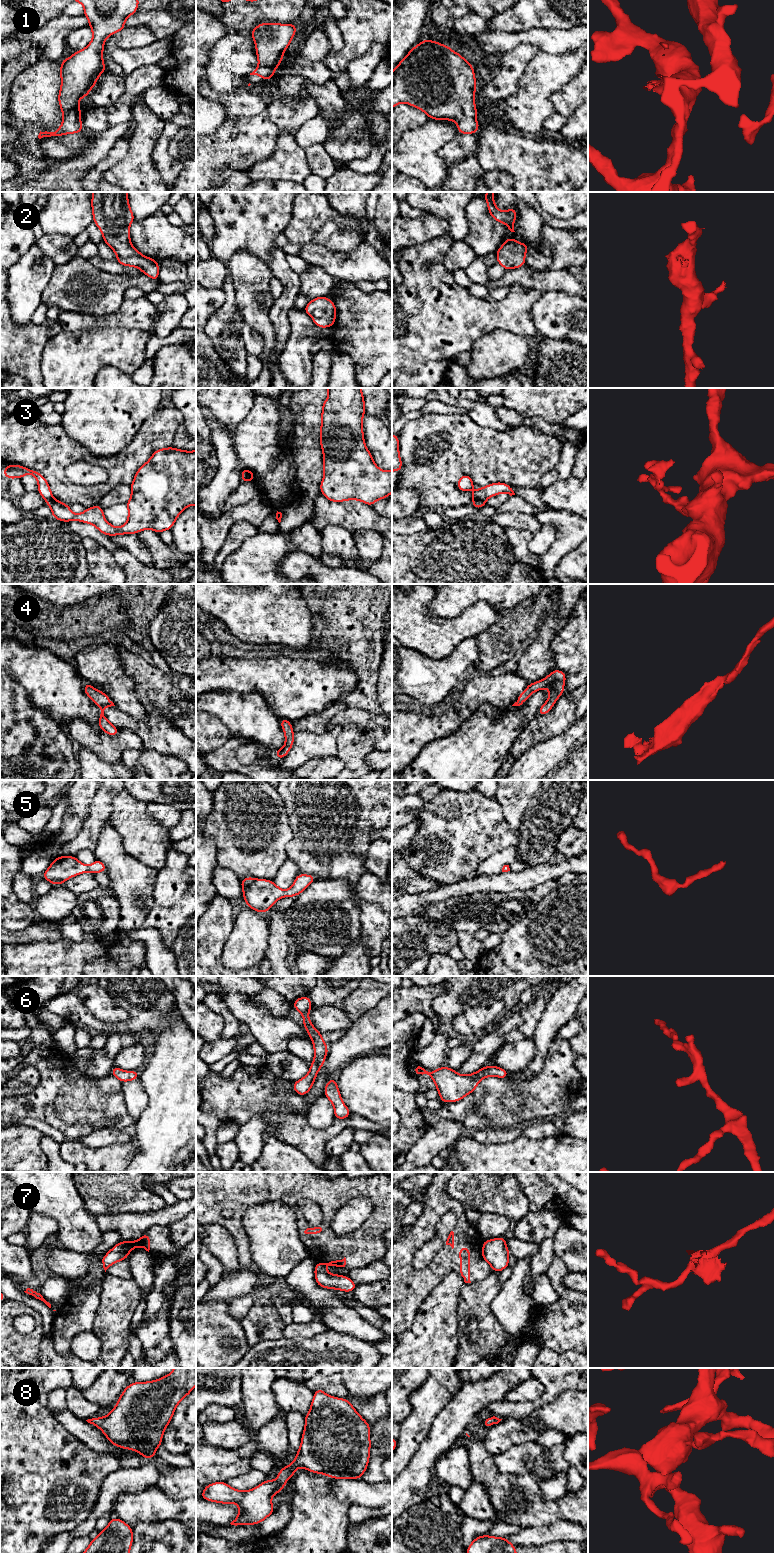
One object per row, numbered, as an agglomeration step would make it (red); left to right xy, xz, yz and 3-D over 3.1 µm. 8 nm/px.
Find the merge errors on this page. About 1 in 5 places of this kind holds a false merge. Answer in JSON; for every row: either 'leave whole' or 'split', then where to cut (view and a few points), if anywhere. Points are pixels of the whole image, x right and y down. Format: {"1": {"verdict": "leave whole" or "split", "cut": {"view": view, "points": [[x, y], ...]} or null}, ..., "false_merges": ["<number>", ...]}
{"1": {"verdict": "leave whole", "cut": null}, "2": {"verdict": "leave whole", "cut": null}, "3": {"verdict": "split", "cut": {"view": "xz", "points": [[245, 469], [244, 475], [249, 480]]}}, "4": {"verdict": "leave whole", "cut": null}, "5": {"verdict": "leave whole", "cut": null}, "6": {"verdict": "leave whole", "cut": null}, "7": {"verdict": "split", "cut": {"view": "xy", "points": [[124, 1242], [129, 1251]]}}, "8": {"verdict": "leave whole", "cut": null}, "false_merges": ["3", "7"]}

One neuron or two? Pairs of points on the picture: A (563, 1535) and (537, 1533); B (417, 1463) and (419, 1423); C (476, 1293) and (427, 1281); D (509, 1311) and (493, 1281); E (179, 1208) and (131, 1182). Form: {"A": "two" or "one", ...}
{"A": "one", "B": "two", "C": "two", "D": "two", "E": "two"}

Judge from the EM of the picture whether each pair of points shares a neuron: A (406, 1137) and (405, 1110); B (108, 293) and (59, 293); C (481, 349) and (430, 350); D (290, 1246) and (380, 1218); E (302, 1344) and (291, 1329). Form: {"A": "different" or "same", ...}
{"A": "same", "B": "same", "C": "different", "D": "different", "E": "different"}

